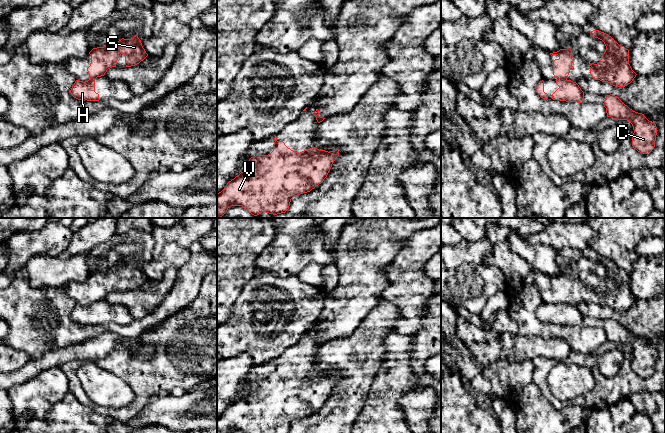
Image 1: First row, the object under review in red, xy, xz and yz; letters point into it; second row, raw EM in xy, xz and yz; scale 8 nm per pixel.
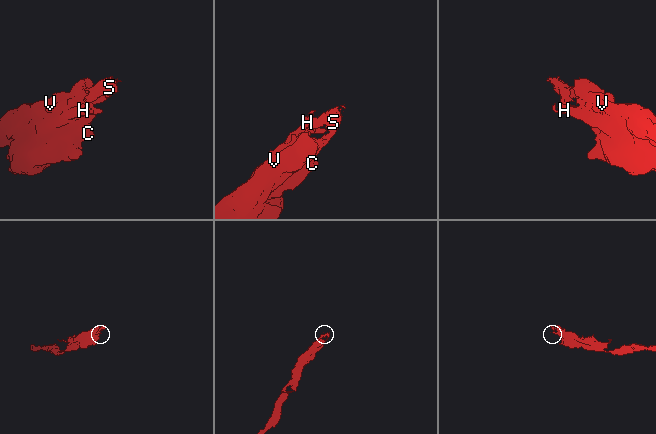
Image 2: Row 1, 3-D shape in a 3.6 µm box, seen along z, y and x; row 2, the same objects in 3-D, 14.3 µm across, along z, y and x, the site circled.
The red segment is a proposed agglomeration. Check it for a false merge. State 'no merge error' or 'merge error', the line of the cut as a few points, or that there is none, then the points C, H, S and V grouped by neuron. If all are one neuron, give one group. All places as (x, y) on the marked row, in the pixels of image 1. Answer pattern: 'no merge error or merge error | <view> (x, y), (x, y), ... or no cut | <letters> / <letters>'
merge error | yz (558, 78), (566, 79) | C H / S V

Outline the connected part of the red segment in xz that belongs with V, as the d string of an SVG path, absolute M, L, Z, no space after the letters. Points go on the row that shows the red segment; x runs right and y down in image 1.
M277 137L274 140L270 154L251 157L248 169L229 181L217 194L217 218L221 218L231 206L242 206L254 216L262 212L273 215L285 213L294 196L310 192L324 181L339 156L339 149L328 152L315 147L297 153L283 141L278 141Z

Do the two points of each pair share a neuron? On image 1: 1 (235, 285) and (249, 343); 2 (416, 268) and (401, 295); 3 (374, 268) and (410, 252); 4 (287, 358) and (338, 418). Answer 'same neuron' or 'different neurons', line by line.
1: different neurons
2: same neuron
3: different neurons
4: different neurons

